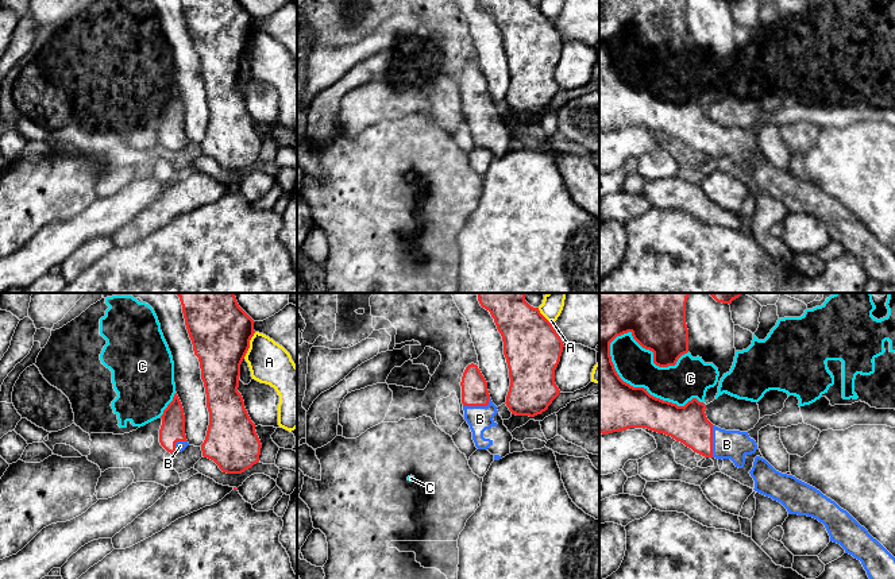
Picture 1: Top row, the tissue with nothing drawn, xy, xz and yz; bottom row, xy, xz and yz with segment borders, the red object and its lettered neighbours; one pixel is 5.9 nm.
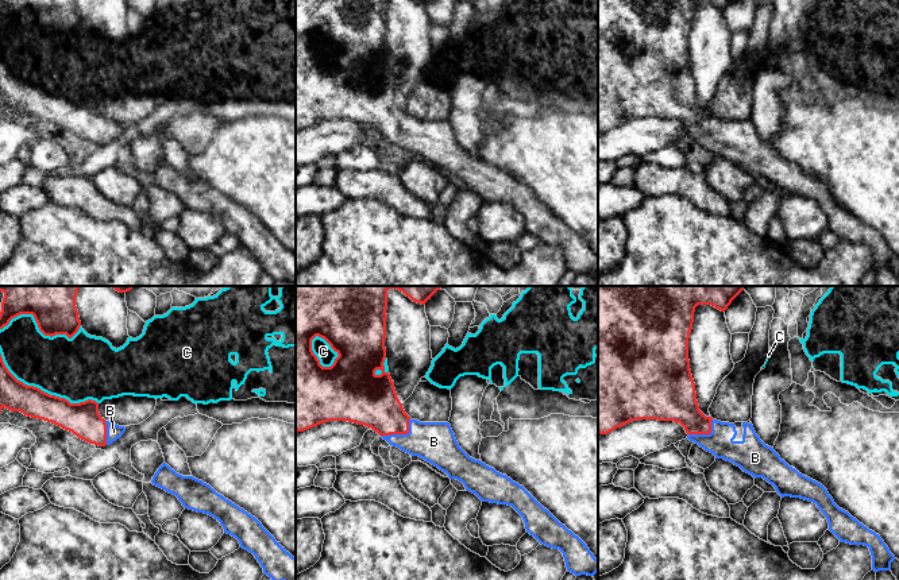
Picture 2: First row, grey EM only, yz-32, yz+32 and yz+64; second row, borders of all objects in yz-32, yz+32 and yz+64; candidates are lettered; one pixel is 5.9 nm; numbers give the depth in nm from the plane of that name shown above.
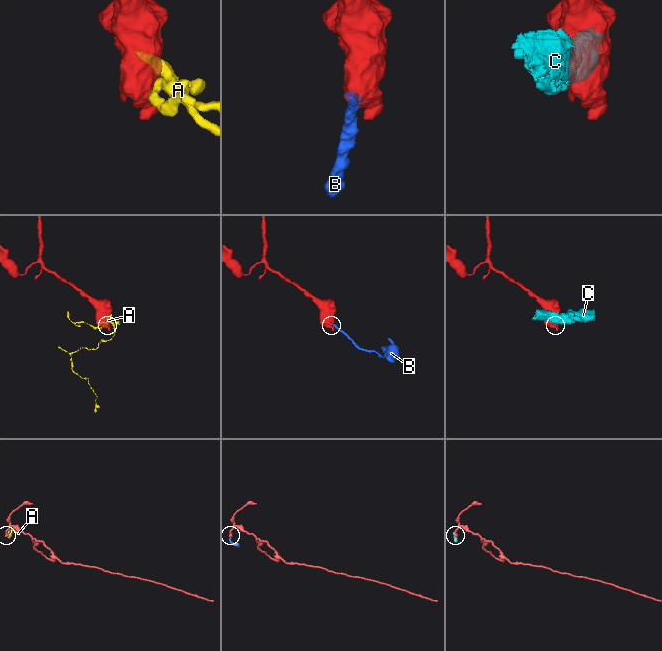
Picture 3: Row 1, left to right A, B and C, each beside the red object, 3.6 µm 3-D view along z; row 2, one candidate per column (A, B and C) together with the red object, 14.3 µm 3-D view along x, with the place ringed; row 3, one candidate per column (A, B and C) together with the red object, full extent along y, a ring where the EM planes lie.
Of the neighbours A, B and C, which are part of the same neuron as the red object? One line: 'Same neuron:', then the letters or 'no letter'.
Same neuron: B

